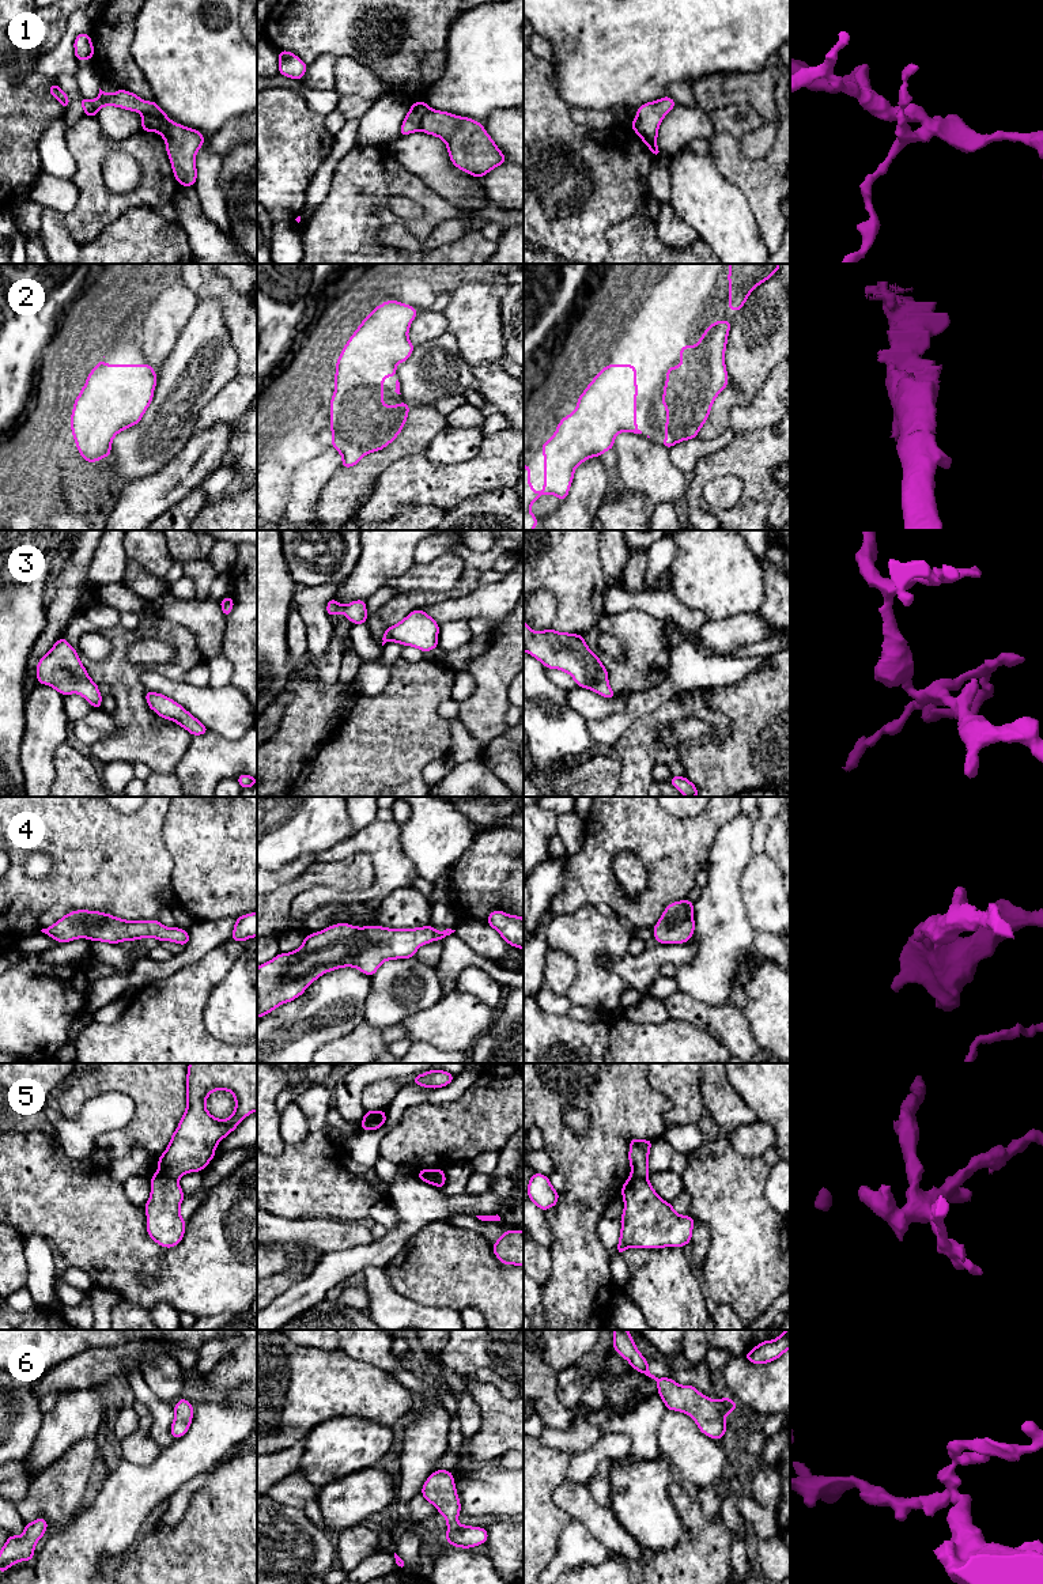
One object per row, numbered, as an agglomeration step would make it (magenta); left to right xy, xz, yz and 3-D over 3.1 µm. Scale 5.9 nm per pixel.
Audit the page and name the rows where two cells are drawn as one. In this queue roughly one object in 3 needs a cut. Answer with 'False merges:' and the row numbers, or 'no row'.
False merges: 1, 5

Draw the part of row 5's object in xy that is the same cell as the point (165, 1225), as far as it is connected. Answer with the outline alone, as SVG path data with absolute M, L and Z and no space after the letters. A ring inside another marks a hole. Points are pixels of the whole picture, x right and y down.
M156 1172L151 1176L151 1195L144 1205L148 1236L165 1248L181 1243L186 1222L179 1214L185 1195L177 1179Z

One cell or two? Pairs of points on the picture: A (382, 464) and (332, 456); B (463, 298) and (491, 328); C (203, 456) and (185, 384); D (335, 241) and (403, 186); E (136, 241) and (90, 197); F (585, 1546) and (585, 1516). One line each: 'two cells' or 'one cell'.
A: two cells
B: one cell
C: two cells
D: one cell
E: two cells
F: two cells

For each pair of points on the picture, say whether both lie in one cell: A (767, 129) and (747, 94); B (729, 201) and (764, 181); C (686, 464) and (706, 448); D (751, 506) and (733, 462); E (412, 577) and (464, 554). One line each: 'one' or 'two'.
A: one
B: two
C: one
D: one
E: two

